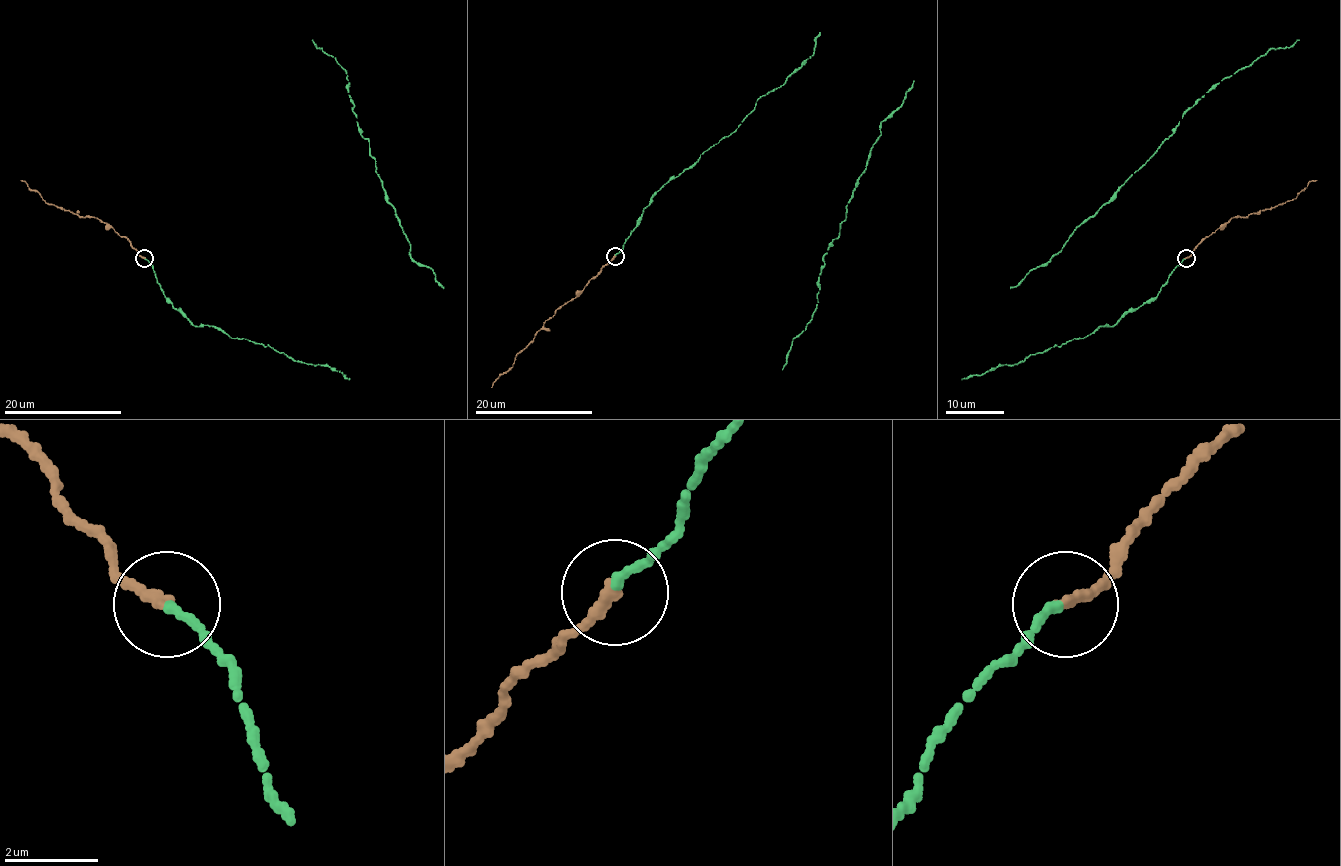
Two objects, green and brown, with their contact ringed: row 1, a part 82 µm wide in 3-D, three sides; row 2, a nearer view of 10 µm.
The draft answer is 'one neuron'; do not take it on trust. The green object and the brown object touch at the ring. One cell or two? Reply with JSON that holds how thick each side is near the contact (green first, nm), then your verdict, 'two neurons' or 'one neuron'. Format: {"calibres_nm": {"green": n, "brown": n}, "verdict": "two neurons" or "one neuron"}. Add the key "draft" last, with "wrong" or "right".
{"calibres_nm": {"green": 200, "brown": 280}, "verdict": "one neuron", "draft": "right"}

